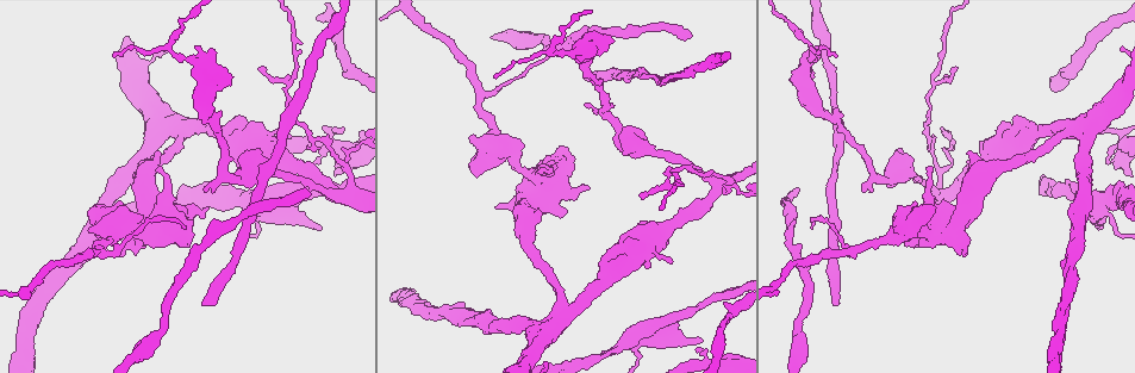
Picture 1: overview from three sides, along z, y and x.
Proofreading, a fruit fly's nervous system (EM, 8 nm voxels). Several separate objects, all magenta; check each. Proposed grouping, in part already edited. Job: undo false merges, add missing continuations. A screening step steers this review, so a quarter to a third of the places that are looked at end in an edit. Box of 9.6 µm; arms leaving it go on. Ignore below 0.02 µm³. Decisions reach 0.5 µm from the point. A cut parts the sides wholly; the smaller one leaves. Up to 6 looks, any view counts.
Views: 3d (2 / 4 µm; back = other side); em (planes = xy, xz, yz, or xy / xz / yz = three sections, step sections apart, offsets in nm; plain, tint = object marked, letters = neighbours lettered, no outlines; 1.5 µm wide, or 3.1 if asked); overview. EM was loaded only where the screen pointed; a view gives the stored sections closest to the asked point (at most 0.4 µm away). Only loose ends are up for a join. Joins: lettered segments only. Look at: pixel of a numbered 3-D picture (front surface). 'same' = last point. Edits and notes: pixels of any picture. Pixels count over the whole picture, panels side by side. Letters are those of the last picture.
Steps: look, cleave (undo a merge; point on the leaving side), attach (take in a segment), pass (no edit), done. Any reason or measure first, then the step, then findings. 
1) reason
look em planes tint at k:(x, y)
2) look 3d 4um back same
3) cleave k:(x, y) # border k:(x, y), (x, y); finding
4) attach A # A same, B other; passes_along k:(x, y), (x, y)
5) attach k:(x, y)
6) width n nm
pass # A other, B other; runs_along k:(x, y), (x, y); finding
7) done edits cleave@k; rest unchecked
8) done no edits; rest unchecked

abrupt turn
look em xz step 8 tint at 1:(1066, 127)

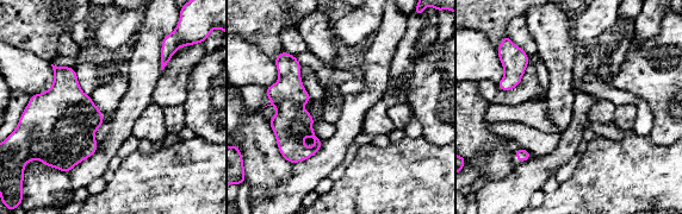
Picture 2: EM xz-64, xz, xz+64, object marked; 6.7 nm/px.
cut it another way
look em planes letters same

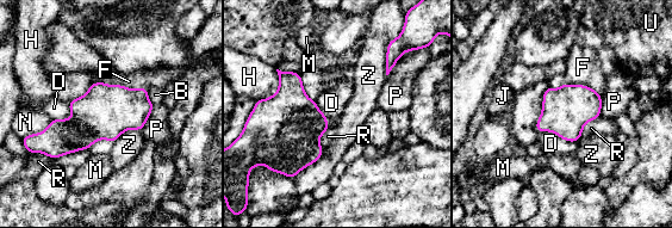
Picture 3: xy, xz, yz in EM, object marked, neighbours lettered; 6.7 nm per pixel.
pass # B other, D other, F other, H other, J other, M other, N other, P other, R other, U other, Z other; all the same neuron

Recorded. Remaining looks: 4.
thin end
look 3d 2um at 1:(343, 131)

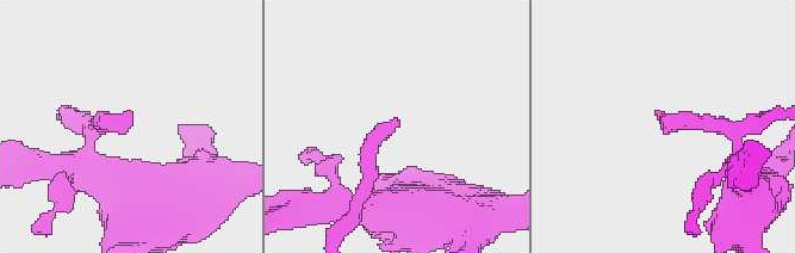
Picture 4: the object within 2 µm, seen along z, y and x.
look em yz step 8 letters at 4:(664, 117)

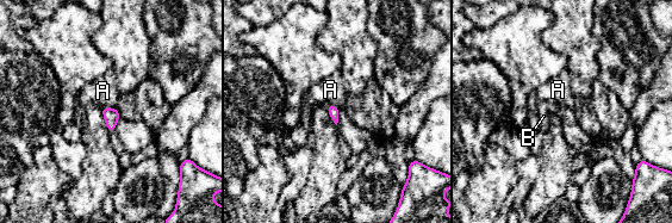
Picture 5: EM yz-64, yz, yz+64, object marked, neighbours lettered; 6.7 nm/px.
look em planes letters same

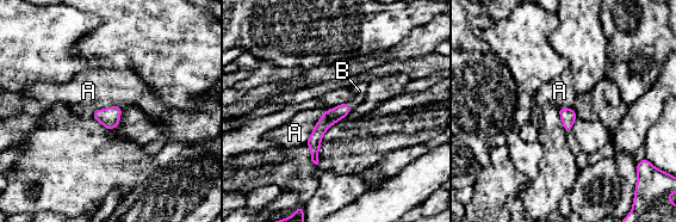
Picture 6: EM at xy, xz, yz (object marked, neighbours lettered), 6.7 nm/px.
attach B # A other, B same; passes_along 6:(329, 117), (348, 106), (359, 91); the neuron continues

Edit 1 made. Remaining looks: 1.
narrows sharply
look em xy step 8 letters at 1:(723, 319)

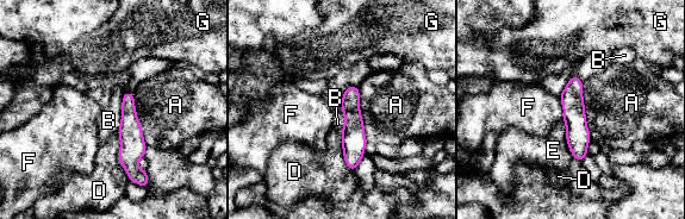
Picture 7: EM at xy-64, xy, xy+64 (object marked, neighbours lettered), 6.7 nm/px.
width 110 nm
pass # A other, B other, D other, E other, F other, G other; runs_along 7:(573, 80), (573, 116), (580, 157); all the same neuron

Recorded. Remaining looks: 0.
done edits attach@6; rest unchecked

